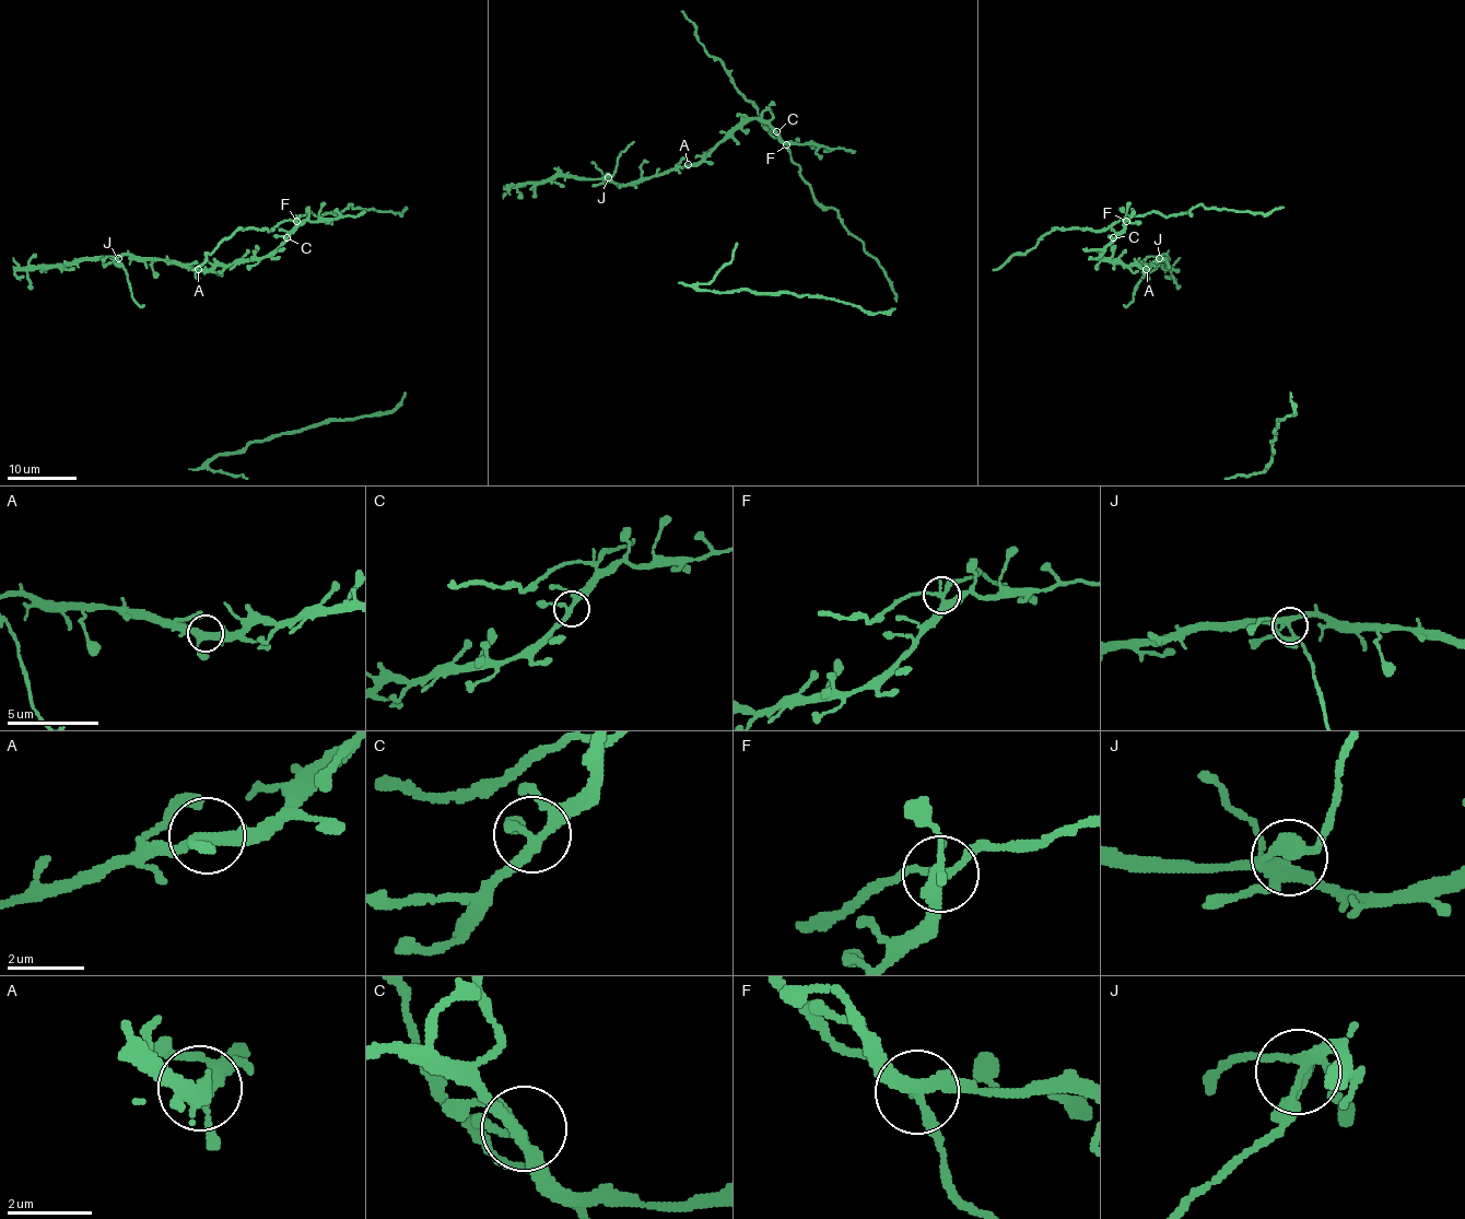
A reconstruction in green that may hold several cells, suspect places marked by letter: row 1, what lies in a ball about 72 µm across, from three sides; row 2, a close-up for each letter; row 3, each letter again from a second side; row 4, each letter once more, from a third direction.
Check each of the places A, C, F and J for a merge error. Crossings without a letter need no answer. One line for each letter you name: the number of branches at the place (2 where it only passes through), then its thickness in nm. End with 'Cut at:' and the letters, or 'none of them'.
F: 4 | 280 nm
J: 6 | 280 nm
Cut at: F, J

